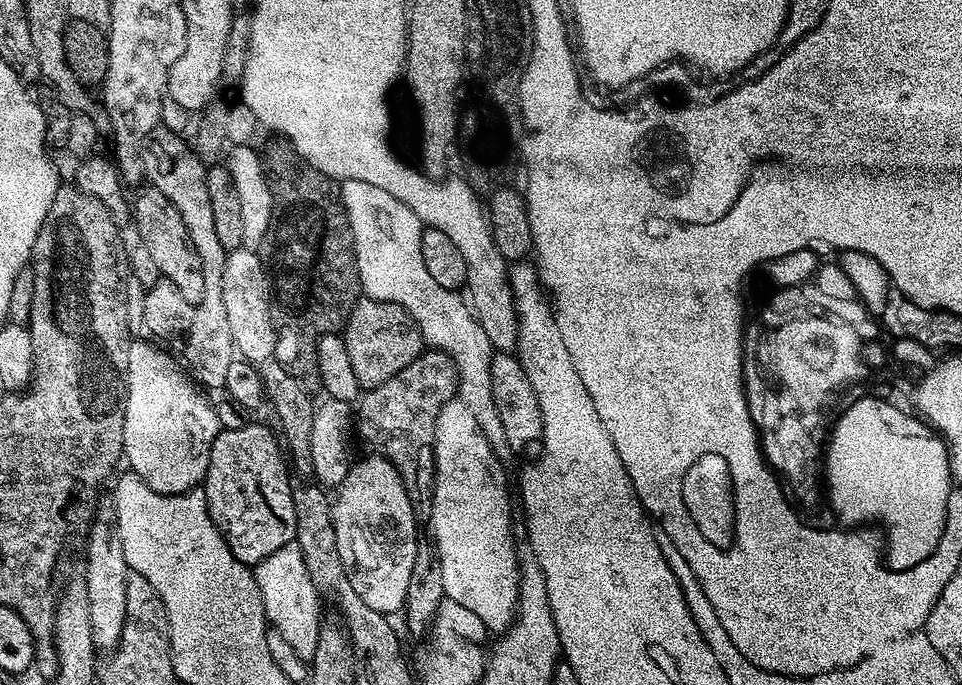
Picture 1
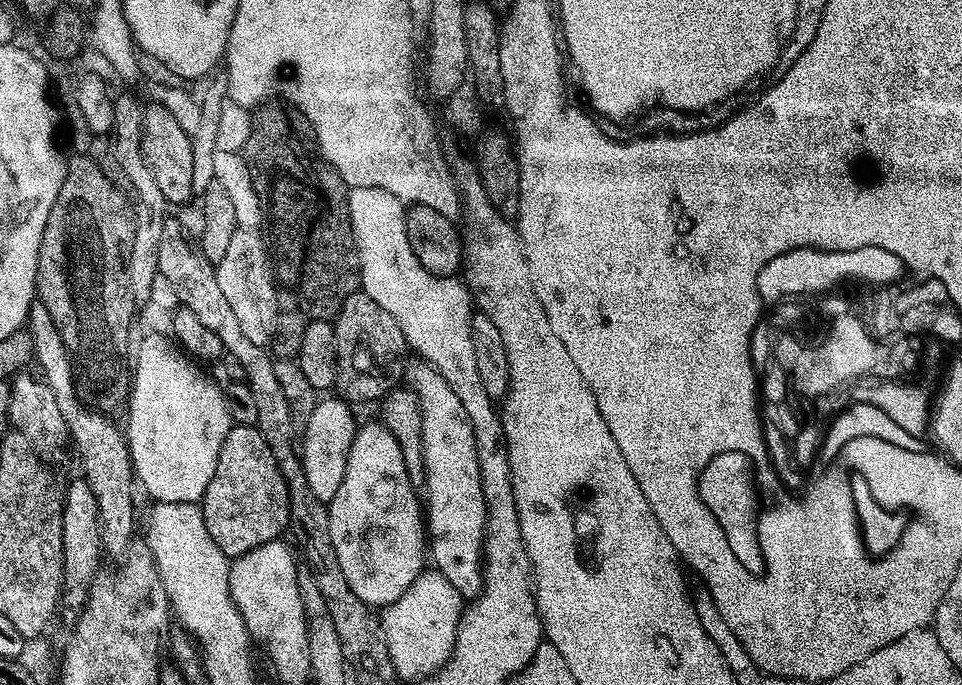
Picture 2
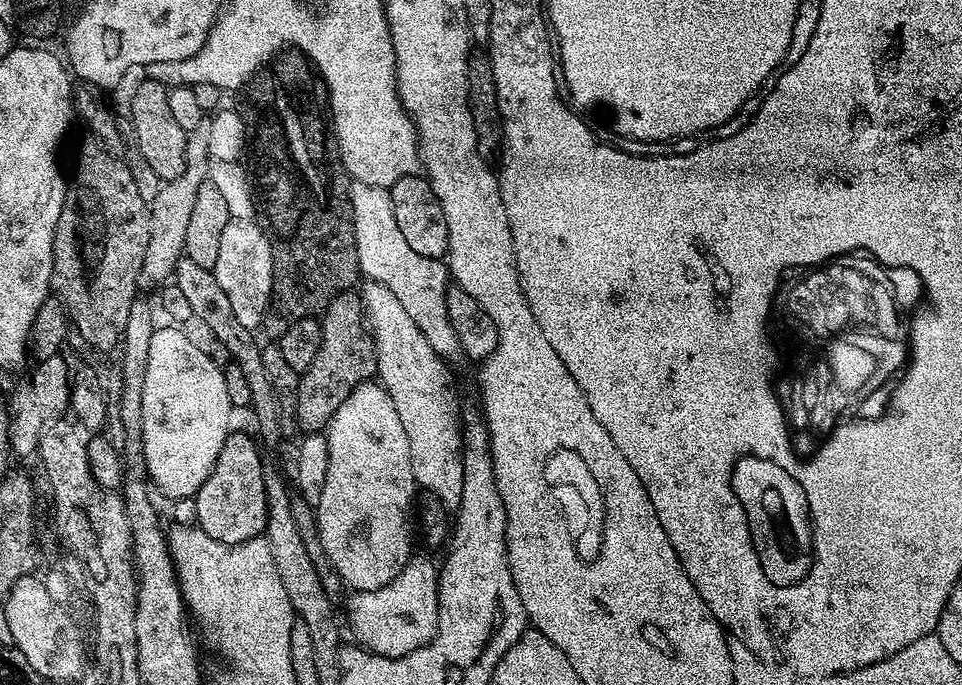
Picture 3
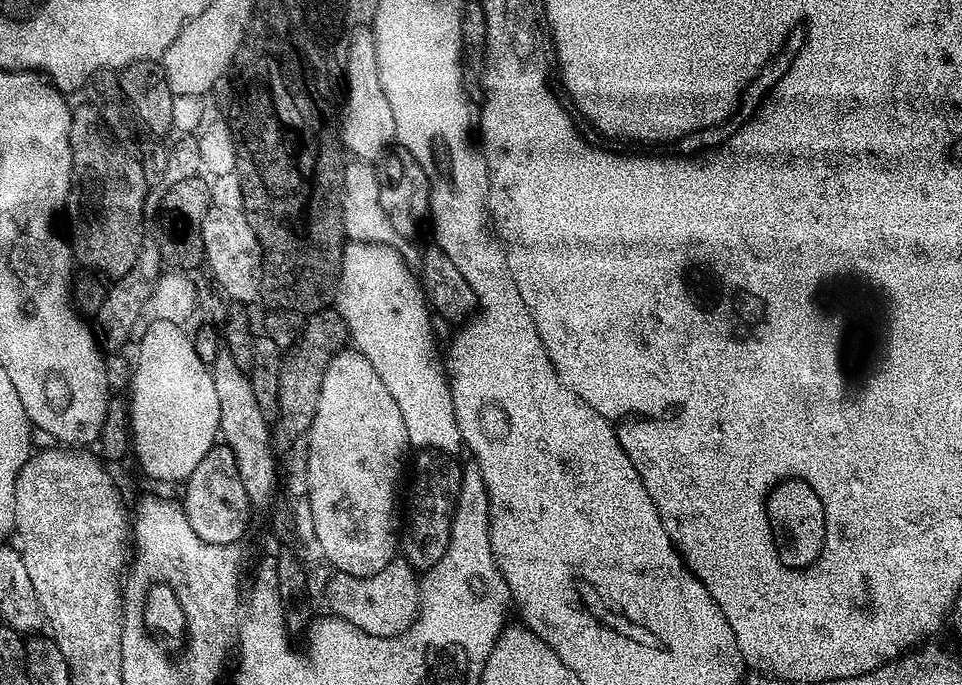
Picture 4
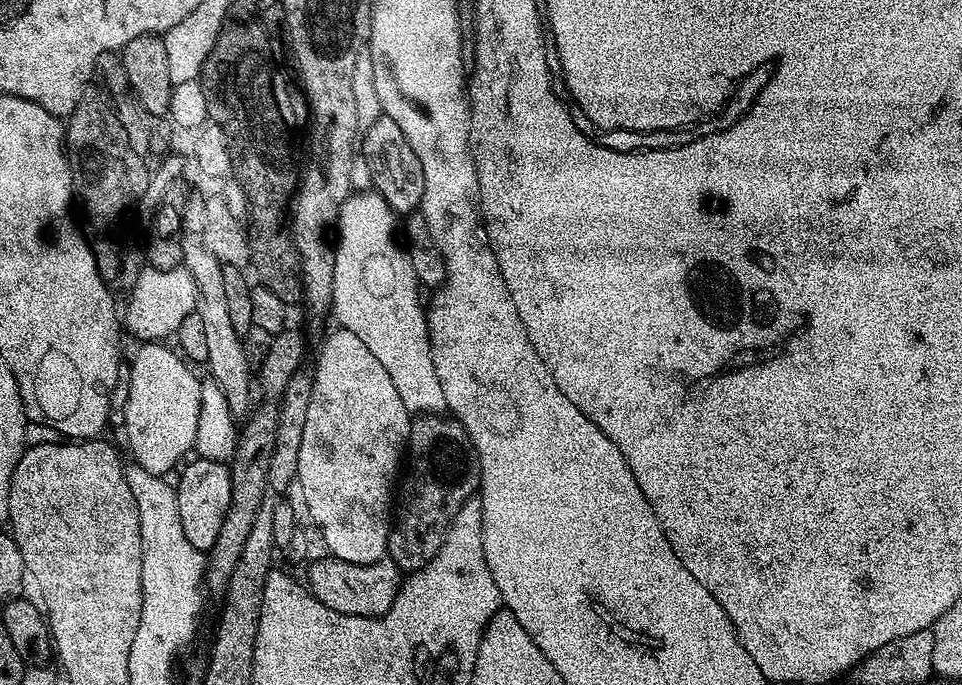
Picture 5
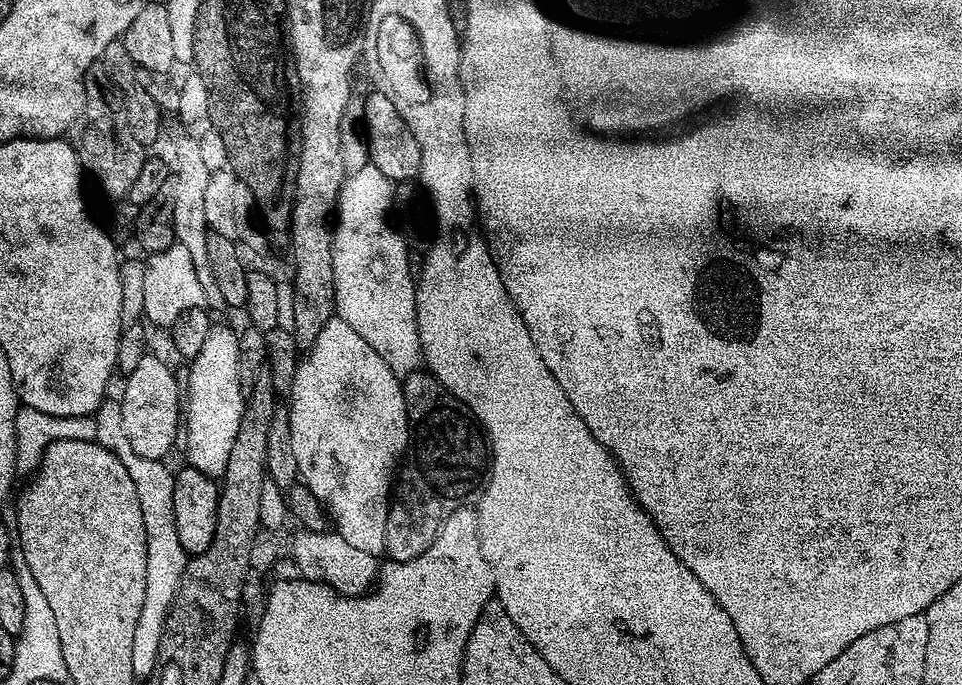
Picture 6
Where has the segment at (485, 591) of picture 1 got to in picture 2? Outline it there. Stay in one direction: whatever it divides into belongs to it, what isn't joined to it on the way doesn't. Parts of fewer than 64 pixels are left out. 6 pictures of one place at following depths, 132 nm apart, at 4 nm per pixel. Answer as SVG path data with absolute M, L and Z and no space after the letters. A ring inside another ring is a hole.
M427 362L409 363L406 368L406 384L412 389L412 392L418 398L418 406L422 414L422 450L424 451L424 487L423 495L426 497L426 536L430 541L430 560L434 563L435 571L441 572L446 578L446 582L450 582L450 586L454 586L454 590L458 590L460 595L465 598L475 598L479 596L480 589L484 586L484 573L482 565L484 563L484 527L486 526L486 498L482 496L482 474L478 470L478 450L474 446L474 426L470 426L470 418L466 415L466 410L462 406L462 402L458 398L458 394L454 394L454 390L450 390L450 382L446 382L446 378L442 378L442 374L438 374L438 370L433 368Z

